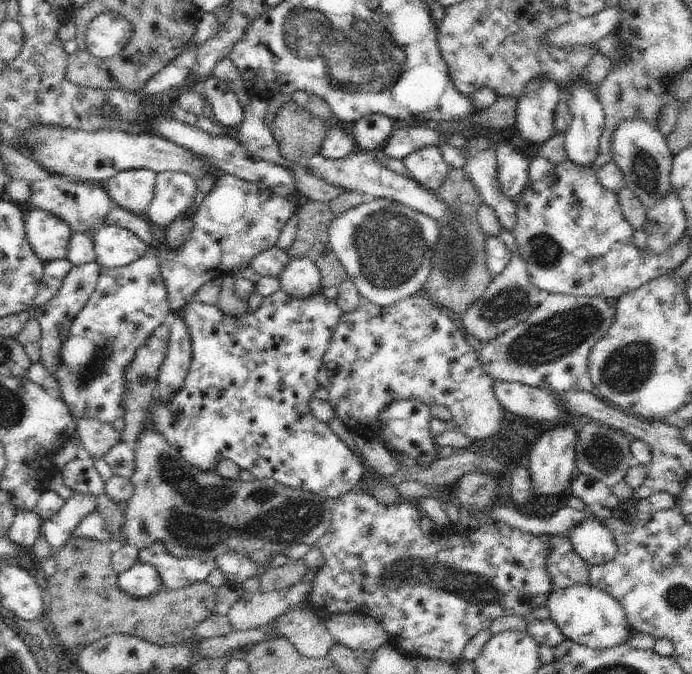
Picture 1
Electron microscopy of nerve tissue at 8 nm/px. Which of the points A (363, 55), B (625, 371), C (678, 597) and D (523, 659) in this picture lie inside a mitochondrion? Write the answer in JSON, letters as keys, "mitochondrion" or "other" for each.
{"A":"mitochondrion","B":"mitochondrion","C":"mitochondrion","D":"other"}

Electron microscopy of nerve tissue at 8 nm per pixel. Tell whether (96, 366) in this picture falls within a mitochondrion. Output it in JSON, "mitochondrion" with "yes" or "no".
{"mitochondrion":"yes"}

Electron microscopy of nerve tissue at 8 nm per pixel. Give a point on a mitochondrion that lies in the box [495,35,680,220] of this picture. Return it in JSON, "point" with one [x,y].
{"point":[645,174]}

